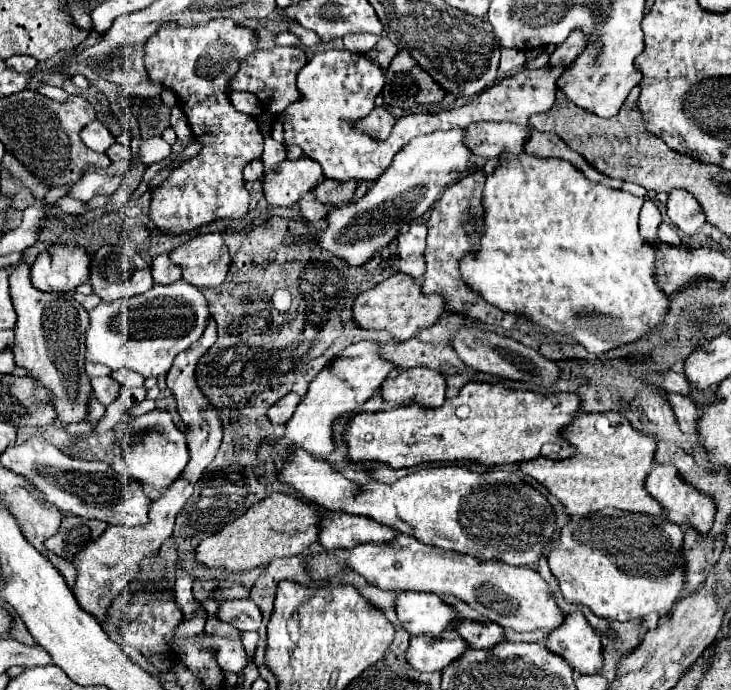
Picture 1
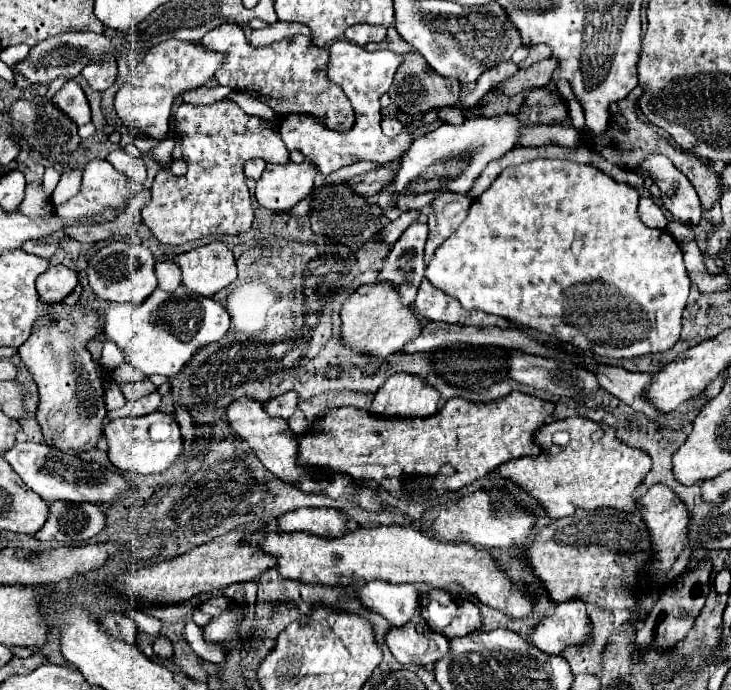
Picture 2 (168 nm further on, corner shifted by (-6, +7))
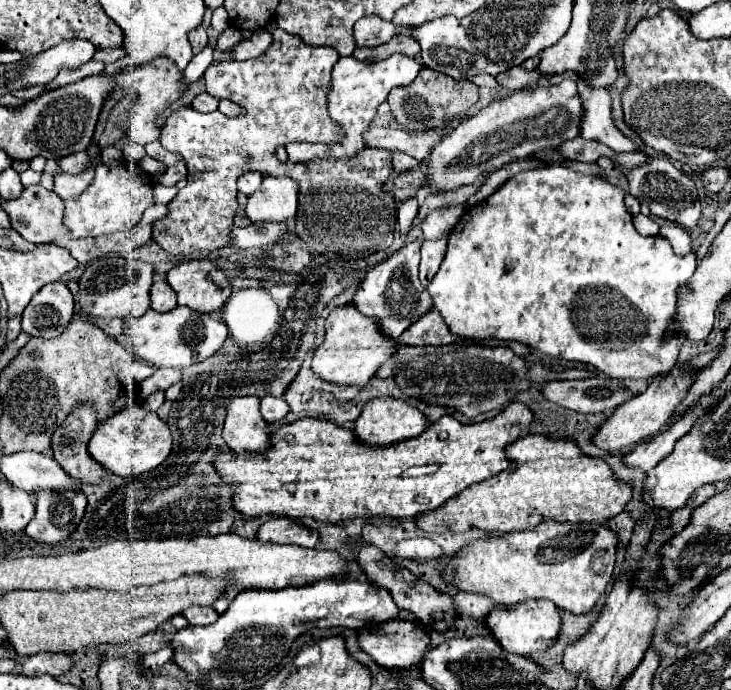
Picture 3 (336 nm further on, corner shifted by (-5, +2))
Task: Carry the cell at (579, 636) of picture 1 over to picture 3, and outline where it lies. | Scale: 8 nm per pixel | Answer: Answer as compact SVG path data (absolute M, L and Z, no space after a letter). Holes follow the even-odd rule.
M540 599L540 601L526 601L524 605L514 607L496 607L488 615L486 625L508 653L532 655L538 651L546 651L556 643L560 635L560 621L562 621L560 609L552 601Z

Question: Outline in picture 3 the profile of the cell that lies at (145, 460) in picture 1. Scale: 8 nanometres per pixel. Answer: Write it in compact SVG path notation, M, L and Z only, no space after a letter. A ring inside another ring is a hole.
M128 405L98 425L88 443L88 453L108 471L120 477L138 477L156 469L172 451L170 427L156 415L146 413L140 405Z

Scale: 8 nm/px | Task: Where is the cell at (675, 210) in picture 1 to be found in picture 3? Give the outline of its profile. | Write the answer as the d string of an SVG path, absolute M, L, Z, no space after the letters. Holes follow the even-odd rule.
M652 157L650 163L636 167L632 171L626 171L628 179L628 193L640 199L640 203L648 203L650 213L668 221L674 221L682 225L684 229L694 229L700 219L700 197L694 181L682 173L670 159L666 157Z

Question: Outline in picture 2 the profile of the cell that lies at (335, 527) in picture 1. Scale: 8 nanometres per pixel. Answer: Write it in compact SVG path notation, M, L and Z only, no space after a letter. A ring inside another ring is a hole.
M297 508L277 518L279 532L309 532L321 538L337 538L347 532L347 516L333 508Z

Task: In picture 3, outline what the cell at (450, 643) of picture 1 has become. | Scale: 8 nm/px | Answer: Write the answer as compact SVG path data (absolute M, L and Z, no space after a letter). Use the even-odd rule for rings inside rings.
M390 621L384 625L360 629L360 647L378 663L390 669L410 669L420 665L430 651L430 635L416 621Z

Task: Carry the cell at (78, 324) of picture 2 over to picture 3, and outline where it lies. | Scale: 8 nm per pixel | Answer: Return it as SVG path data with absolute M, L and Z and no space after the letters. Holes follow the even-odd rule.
M84 403L84 405L78 405L76 409L72 409L72 413L64 419L64 423L60 425L58 433L52 435L52 443L50 443L50 451L52 451L52 457L62 465L62 469L76 477L78 481L86 481L86 483L96 483L104 477L104 467L98 465L98 461L94 461L88 453L88 441L90 437L94 435L98 427L98 419L96 419L96 411L92 405Z

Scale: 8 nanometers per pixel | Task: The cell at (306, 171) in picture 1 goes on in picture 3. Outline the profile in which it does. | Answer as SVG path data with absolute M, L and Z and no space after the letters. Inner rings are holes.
M264 175L262 185L246 203L246 217L254 223L290 221L298 211L298 183Z

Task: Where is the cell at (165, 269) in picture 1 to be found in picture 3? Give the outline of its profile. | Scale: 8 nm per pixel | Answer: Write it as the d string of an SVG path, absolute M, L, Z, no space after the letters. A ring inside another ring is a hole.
M166 279L154 281L154 285L150 289L150 297L152 297L152 309L156 309L156 311L168 311L168 309L176 307L176 293L168 285Z

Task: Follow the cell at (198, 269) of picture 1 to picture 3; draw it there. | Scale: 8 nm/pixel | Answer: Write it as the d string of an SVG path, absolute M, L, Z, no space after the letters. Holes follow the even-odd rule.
M208 259L182 261L168 271L166 279L178 295L178 305L200 313L220 309L232 293L226 271Z

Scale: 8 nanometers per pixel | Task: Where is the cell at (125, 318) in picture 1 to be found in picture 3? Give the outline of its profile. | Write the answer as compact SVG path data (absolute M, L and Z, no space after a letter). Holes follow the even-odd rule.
M178 305L168 313L158 313L154 309L146 311L142 317L124 319L124 337L130 341L130 351L146 361L152 369L188 369L214 355L226 341L228 329L224 321L212 319L208 313L198 313L190 307Z

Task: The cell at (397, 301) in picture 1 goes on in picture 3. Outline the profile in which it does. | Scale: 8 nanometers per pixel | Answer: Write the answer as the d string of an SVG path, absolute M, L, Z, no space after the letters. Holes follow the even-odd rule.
M348 303L330 311L326 319L326 337L314 355L312 369L318 377L338 385L366 385L378 367L396 353L396 349L396 339L382 333L376 317L366 317L356 309L356 305Z

